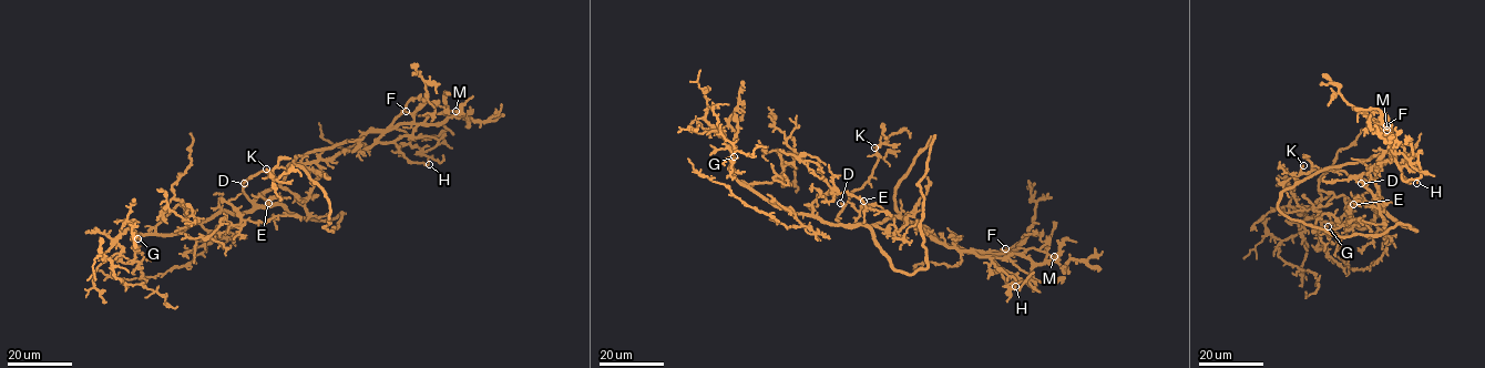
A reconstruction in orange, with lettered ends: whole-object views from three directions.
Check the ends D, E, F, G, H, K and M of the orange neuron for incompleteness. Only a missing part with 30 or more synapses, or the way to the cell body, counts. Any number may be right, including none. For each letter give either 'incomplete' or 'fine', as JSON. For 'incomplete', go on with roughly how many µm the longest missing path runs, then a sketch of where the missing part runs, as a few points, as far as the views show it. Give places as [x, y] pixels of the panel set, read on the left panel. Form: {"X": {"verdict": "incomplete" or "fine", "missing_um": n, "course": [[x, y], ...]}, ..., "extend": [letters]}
{"D": {"verdict": "fine"}, "E": {"verdict": "incomplete", "missing_um": 15, "course": [[268, 203], [279, 215], [275, 224]]}, "F": {"verdict": "fine"}, "G": {"verdict": "fine"}, "H": {"verdict": "fine"}, "K": {"verdict": "fine"}, "M": {"verdict": "fine"}, "extend": ["E"]}

